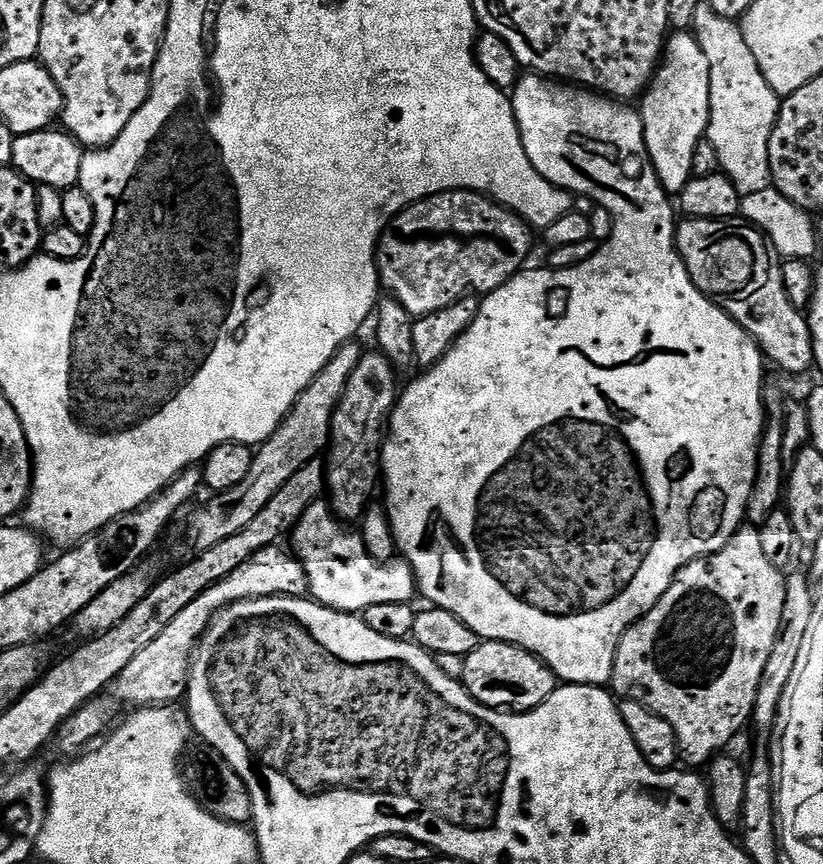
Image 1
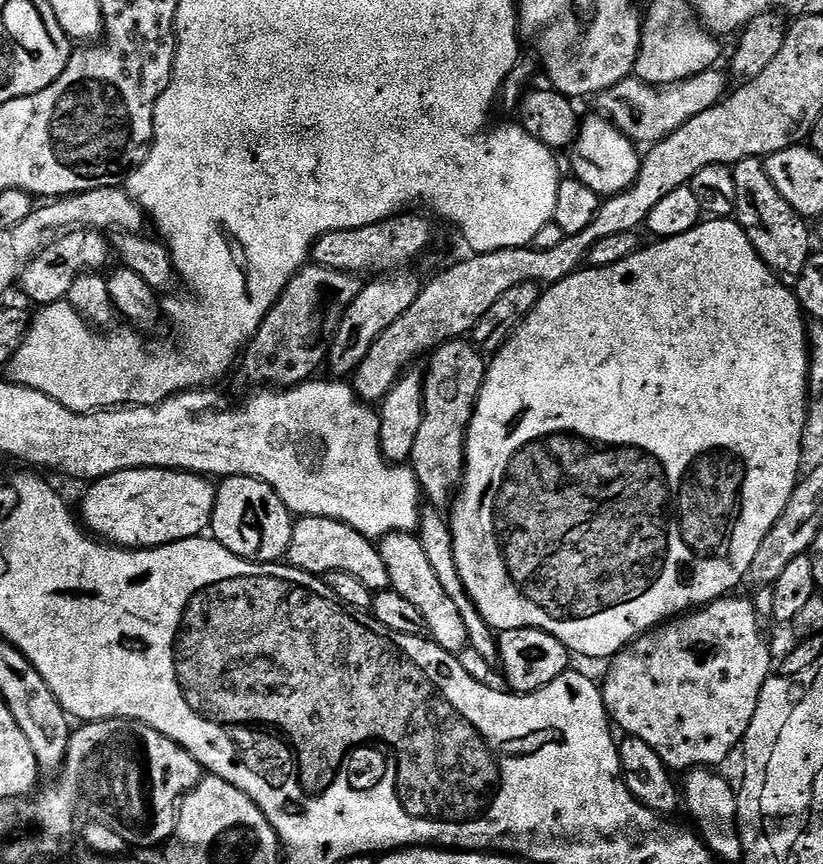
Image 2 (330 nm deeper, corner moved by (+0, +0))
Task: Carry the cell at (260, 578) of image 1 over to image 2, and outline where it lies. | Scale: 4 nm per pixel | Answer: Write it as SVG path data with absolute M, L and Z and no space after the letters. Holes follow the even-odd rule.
M301 516L293 523L286 560L291 567L321 578L331 572L354 574L374 594L389 591L392 586L390 570L379 547L358 530L325 516Z

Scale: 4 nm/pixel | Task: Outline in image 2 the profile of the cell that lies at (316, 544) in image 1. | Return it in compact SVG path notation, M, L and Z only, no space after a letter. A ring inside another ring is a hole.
M392 532L379 541L378 547L390 570L391 591L406 598L406 602L418 606L418 610L422 610L422 618L426 618L428 632L434 637L435 643L453 654L463 652L468 647L466 622L462 622L458 606L454 606L454 602L446 598L446 590L442 590L442 585L438 583L438 577L426 558L419 535L411 532Z

